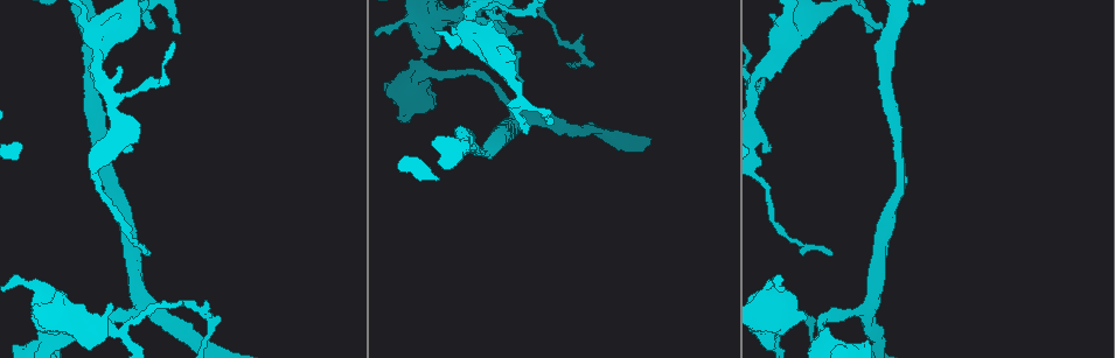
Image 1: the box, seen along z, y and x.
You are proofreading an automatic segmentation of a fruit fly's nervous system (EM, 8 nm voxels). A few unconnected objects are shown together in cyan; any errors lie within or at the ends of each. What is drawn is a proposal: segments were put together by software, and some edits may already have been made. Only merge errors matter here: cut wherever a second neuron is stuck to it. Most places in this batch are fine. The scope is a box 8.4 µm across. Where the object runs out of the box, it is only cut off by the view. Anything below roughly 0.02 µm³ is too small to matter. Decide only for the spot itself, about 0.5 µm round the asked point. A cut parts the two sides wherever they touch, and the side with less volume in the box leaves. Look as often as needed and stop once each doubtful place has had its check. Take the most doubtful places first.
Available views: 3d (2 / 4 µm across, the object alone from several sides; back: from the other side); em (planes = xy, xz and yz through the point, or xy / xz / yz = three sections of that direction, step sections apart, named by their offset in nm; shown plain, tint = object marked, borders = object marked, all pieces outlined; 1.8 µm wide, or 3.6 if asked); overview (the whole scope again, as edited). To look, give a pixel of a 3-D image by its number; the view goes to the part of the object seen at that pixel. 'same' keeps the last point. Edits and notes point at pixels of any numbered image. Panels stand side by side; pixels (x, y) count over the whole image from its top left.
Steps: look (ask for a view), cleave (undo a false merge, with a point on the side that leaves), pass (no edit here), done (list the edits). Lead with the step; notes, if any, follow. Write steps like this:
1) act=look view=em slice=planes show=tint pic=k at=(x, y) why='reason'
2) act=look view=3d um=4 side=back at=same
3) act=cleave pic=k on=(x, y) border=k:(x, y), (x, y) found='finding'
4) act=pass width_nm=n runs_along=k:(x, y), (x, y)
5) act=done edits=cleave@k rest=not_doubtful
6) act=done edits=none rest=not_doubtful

act=look view=em slice=xy step=4 show=tint pic=1 at=(117, 332) why='sudden change in width'

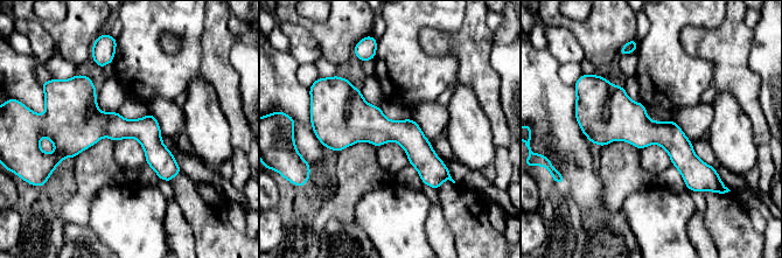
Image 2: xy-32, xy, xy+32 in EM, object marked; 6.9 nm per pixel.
act=pass runs_along=2:(582, 119), (660, 132), (709, 169) found='all the same neuron'

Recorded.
act=look view=em um=3.6 slice=xz step=4 show=tint pic=1 at=(820, 343) why='calibre changes'

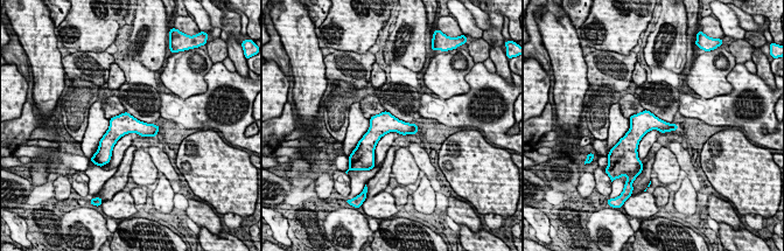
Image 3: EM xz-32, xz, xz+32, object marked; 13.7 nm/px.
act=look view=em um=3.6 slice=planes show=borders at=same

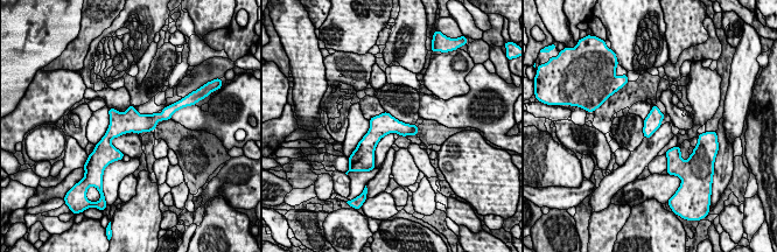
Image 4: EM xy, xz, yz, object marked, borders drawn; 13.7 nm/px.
act=pass runs_along=4:(162, 116), (123, 123), (103, 144) found='all the same neuron'

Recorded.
act=look view=em um=3.6 slice=planes show=plain pic=1 at=(108, 33) why='sudden change in width'

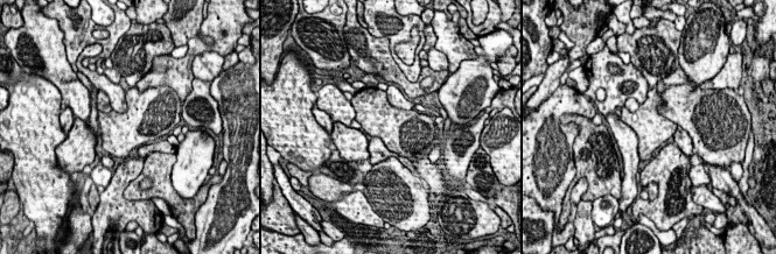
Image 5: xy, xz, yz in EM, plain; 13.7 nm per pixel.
act=look view=em um=3.6 slice=planes show=tint at=same

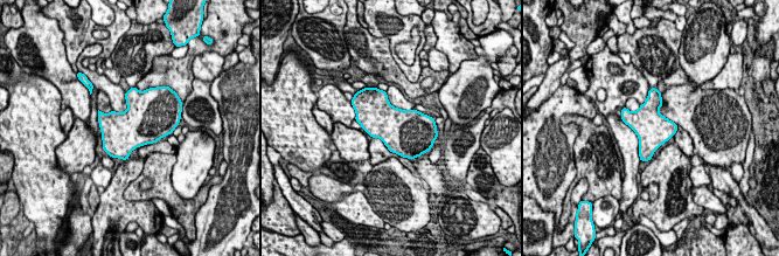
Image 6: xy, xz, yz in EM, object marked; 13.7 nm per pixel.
act=pass found='one neuron here'

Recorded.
act=done edits=none rest=not_doubtful

